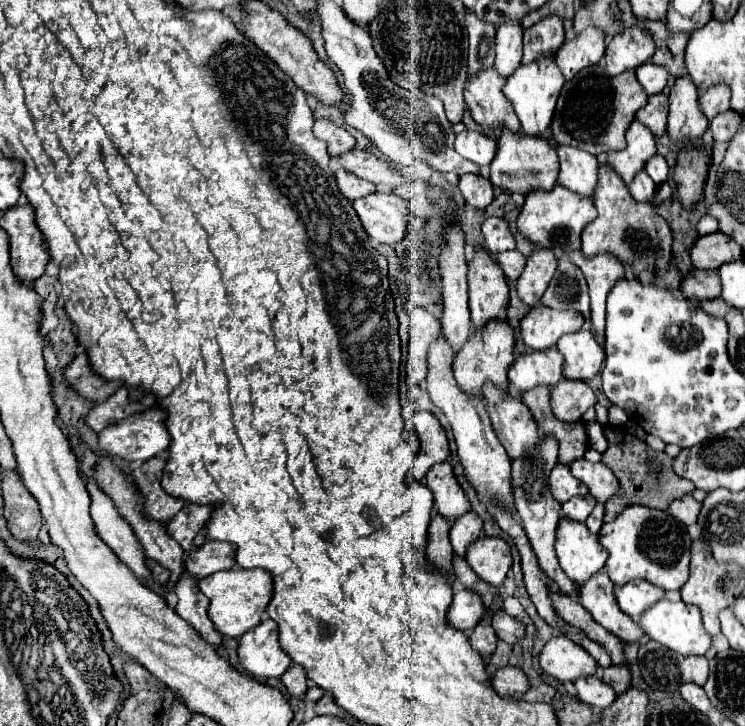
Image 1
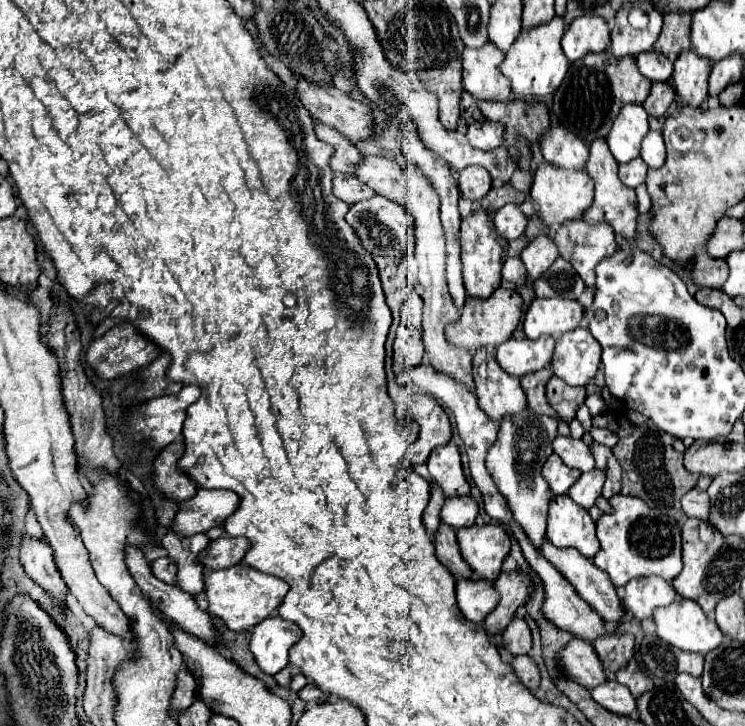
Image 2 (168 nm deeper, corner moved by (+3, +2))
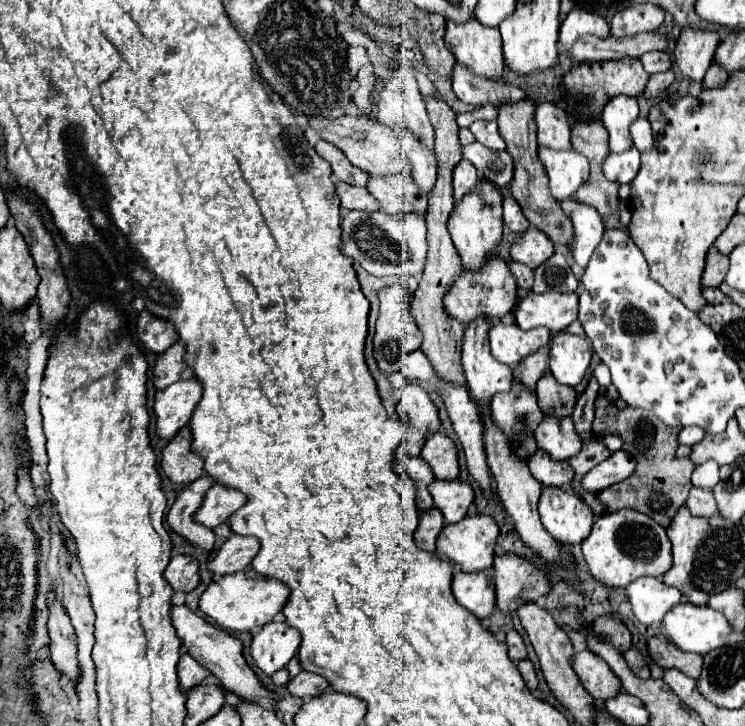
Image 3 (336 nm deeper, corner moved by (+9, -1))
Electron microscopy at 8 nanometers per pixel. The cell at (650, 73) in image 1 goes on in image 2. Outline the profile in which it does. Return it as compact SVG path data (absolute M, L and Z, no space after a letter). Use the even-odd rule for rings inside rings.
M646 51L646 53L640 53L636 59L638 59L640 73L650 81L670 81L672 61L666 55L656 51Z

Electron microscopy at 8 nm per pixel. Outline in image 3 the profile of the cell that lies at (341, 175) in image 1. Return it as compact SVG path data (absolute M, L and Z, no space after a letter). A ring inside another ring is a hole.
M338 182L336 184L336 194L340 198L342 208L346 208L346 210L364 210L364 212L380 210L378 200L366 188Z

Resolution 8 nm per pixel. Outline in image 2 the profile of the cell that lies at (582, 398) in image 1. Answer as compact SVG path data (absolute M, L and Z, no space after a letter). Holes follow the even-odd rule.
M552 377L546 385L546 397L560 421L570 423L576 415L576 409L584 403L586 399L586 389L584 387L570 387L562 379Z

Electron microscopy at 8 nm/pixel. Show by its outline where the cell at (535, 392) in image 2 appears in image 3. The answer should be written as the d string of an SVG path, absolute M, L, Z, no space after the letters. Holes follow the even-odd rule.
M542 348L540 352L526 356L524 362L516 364L514 368L514 380L526 386L528 390L536 390L536 382L548 372L548 348Z

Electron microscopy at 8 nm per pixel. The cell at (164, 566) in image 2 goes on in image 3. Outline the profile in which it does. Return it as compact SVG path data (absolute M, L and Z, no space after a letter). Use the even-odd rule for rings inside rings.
M174 556L164 572L164 580L174 592L190 592L198 586L198 562L192 556Z

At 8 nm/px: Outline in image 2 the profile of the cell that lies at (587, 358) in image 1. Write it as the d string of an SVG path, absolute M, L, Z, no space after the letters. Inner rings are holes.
M574 329L556 339L552 369L568 385L586 385L598 371L600 345L588 329Z

